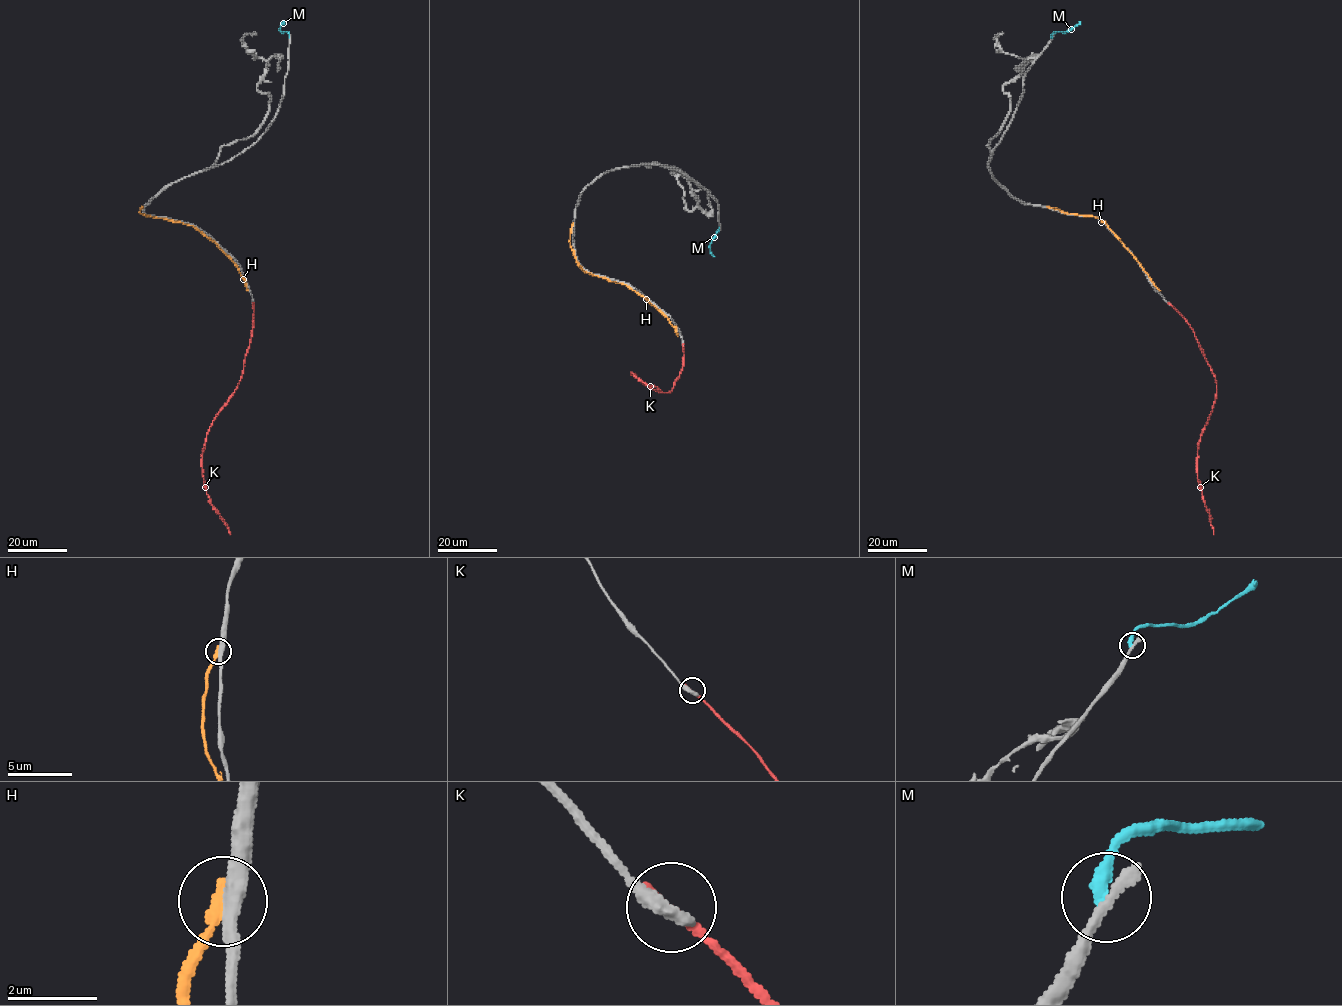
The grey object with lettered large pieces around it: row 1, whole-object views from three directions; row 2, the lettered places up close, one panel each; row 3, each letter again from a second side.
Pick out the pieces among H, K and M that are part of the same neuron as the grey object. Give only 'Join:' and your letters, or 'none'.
Join: none

